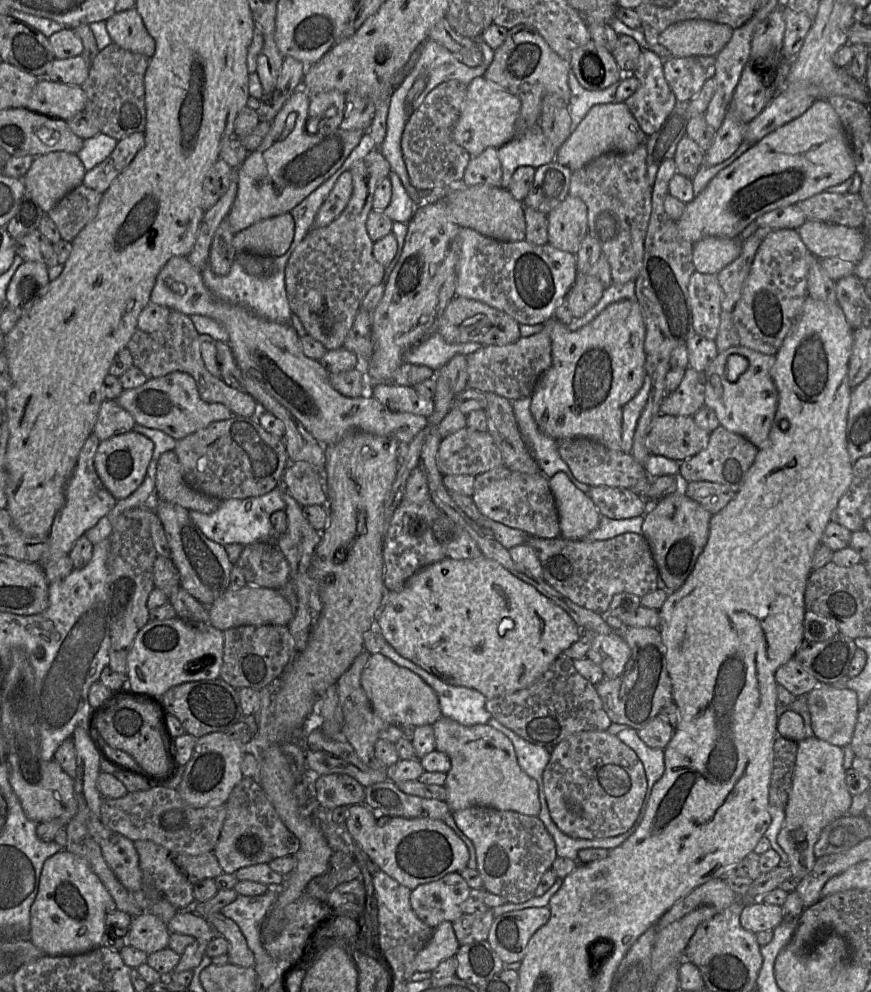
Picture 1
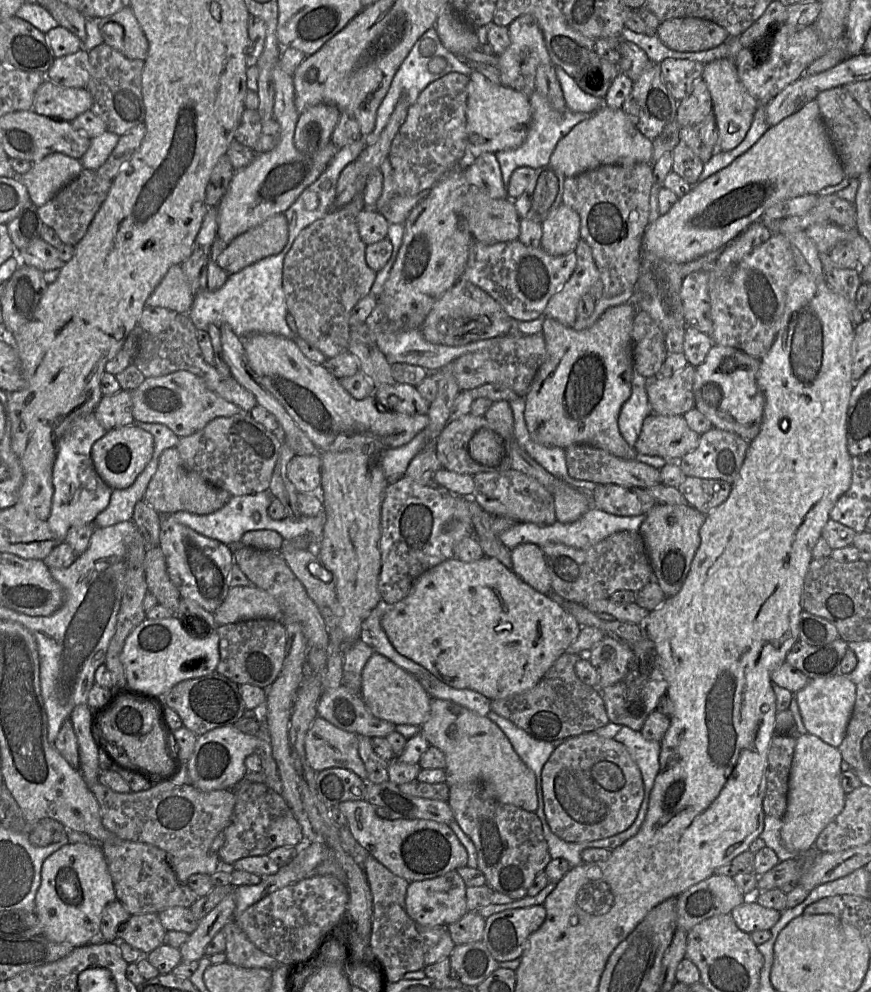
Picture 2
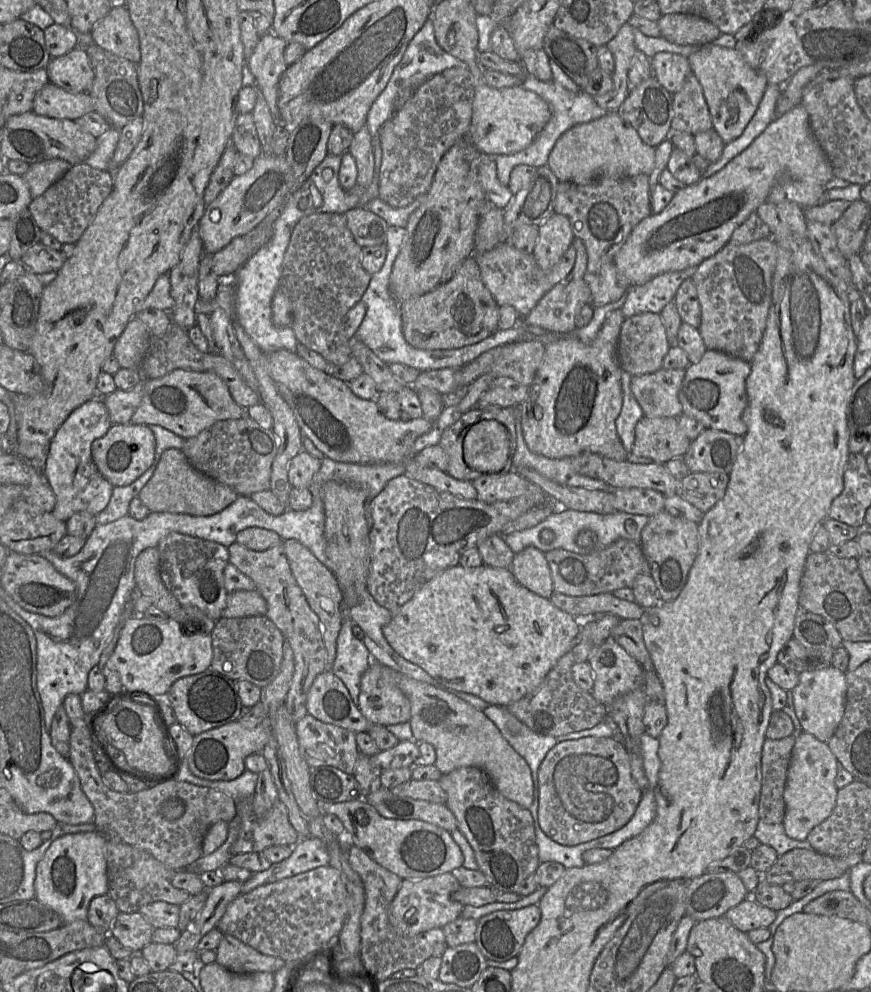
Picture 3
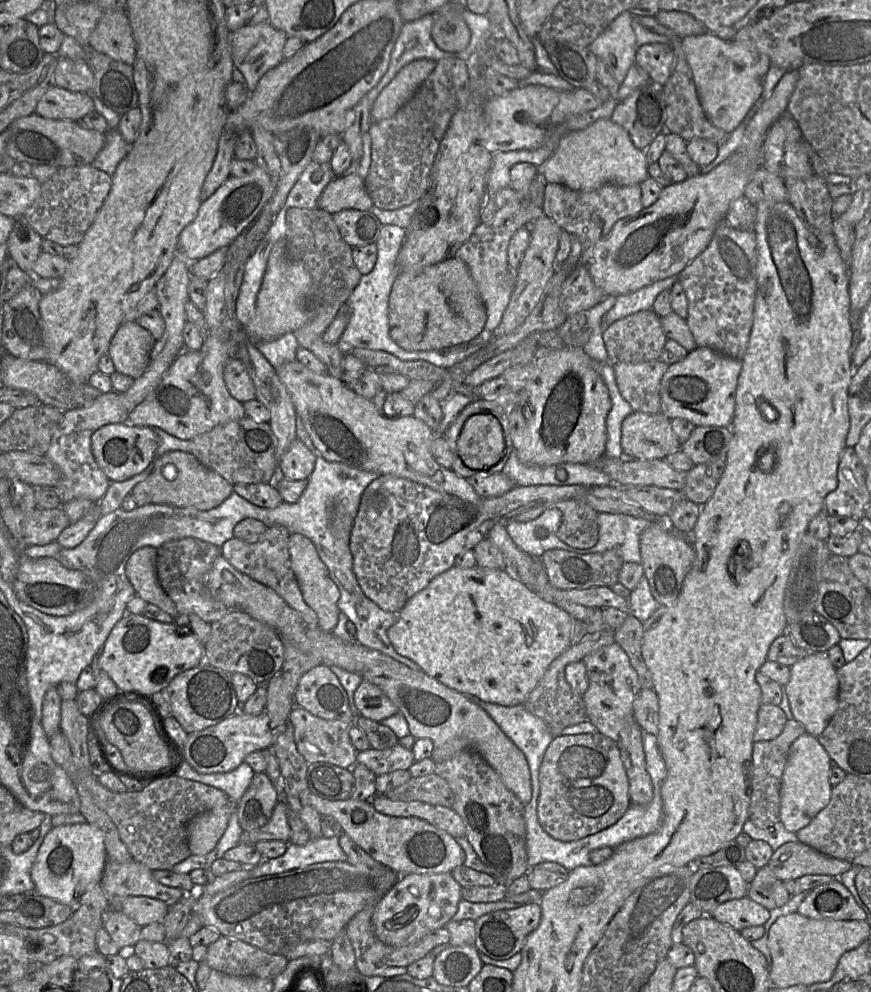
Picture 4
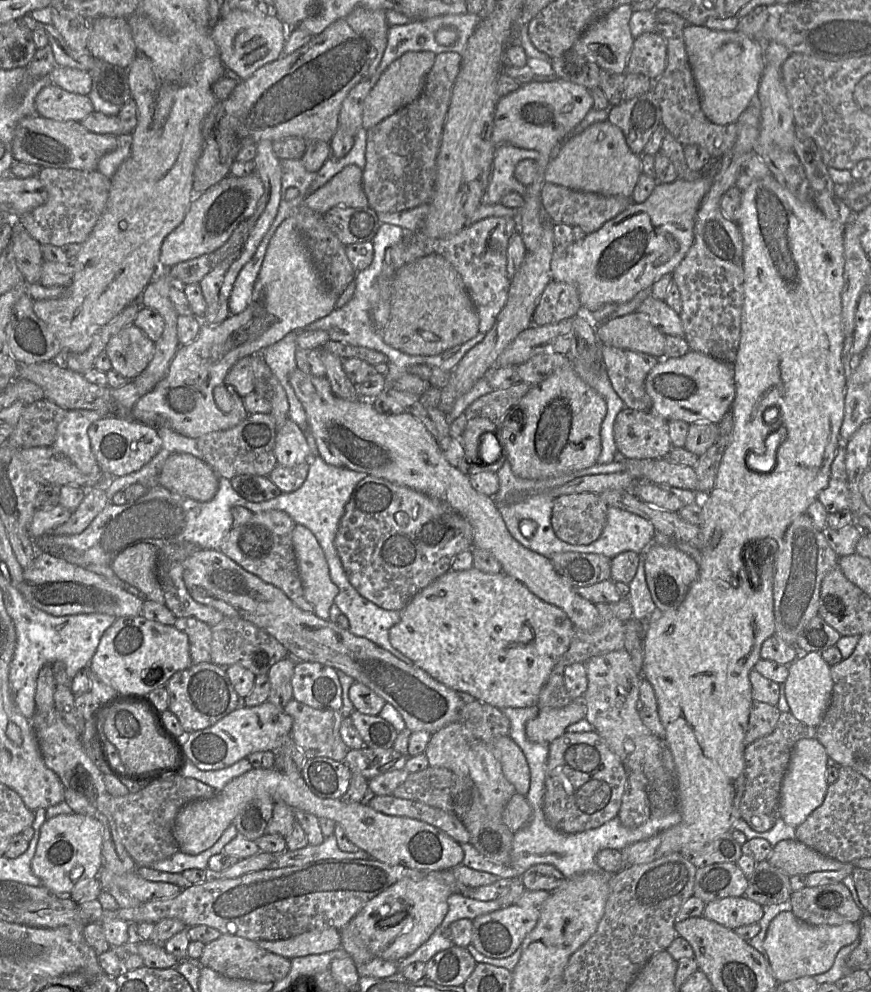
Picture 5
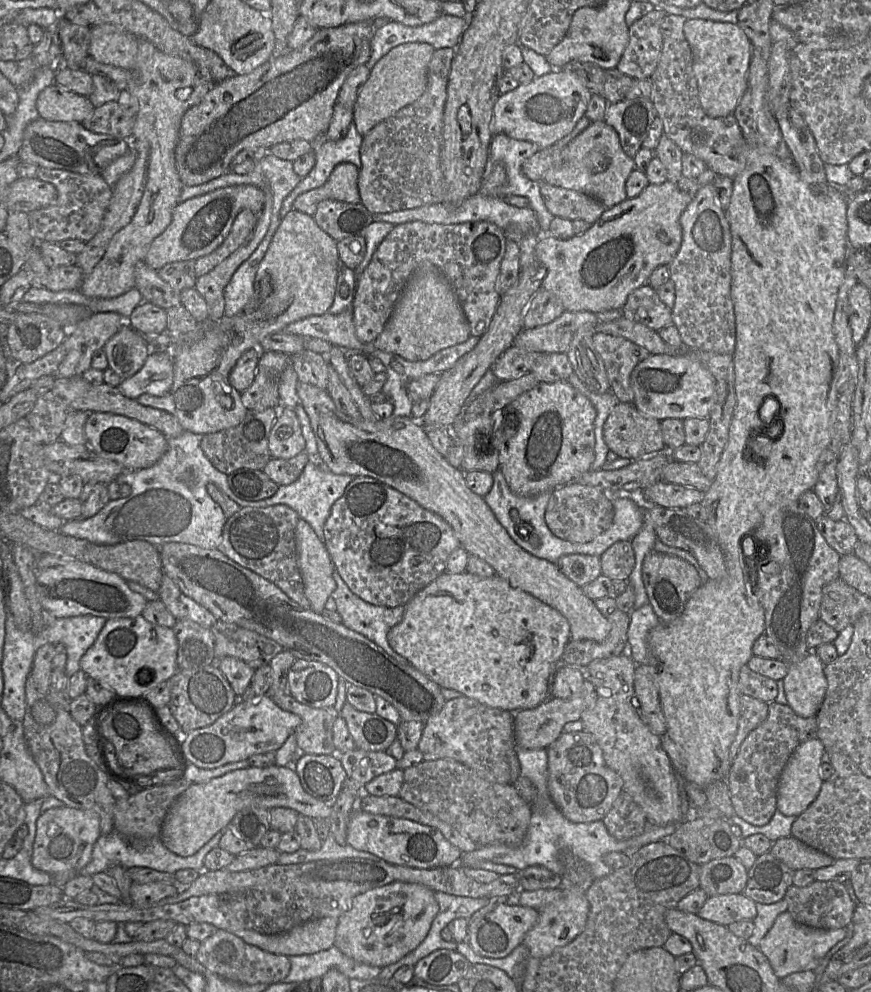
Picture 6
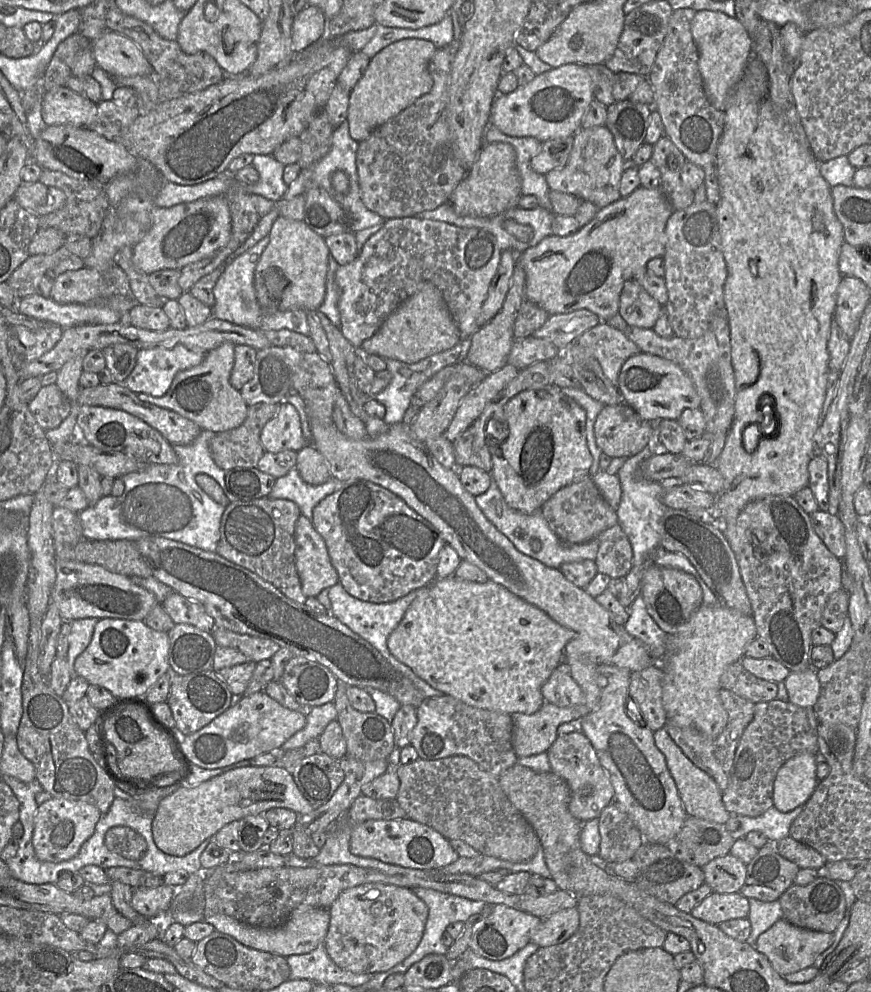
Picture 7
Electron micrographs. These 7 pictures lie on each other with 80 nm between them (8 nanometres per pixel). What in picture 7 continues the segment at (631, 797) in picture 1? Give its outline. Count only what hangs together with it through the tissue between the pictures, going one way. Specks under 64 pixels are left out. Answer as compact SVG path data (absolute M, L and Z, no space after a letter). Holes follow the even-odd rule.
M580 730L558 735L546 753L548 754L551 771L563 778L570 788L570 813L582 822L598 818L602 810L614 801L614 788L606 770L601 766L597 753L589 739Z

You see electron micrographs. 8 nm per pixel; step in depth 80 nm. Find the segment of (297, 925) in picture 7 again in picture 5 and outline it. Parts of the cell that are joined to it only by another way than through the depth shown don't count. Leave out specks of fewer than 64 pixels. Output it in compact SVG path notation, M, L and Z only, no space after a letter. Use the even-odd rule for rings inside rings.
M334 927L316 928L287 939L256 943L265 950L292 959L311 954L322 954L341 947L340 930Z

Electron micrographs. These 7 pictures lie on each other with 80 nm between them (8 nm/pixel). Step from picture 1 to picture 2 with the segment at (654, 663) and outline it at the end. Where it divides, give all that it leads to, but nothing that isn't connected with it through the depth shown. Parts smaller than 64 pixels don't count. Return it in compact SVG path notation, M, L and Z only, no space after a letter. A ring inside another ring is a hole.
M644 634L631 649L633 657L626 676L617 683L601 689L600 694L611 722L640 731L648 715L656 709L659 699L667 693L667 682L652 640Z

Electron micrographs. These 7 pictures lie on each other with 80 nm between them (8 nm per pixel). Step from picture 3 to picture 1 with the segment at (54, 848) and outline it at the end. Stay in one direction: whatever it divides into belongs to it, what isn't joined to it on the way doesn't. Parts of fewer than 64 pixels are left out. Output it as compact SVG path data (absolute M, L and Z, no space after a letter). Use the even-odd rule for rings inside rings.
M63 849L44 862L39 890L30 911L30 940L47 956L88 952L105 945L105 919L116 909L115 901L89 864Z

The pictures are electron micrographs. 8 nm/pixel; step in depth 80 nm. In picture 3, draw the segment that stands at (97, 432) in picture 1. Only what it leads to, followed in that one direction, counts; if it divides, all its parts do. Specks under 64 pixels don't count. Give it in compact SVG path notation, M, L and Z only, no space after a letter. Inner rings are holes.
M143 379L130 390L115 390L113 393L103 397L108 409L112 424L130 424L137 408L142 402L145 384Z

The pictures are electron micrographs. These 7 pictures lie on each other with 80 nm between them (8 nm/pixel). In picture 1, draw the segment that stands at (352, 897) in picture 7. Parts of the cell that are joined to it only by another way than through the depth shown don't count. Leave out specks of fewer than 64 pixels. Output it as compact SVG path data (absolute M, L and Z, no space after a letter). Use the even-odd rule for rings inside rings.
M452 872L411 890L410 905L418 918L434 929L443 921L454 922L463 915L461 905L470 890L465 879Z

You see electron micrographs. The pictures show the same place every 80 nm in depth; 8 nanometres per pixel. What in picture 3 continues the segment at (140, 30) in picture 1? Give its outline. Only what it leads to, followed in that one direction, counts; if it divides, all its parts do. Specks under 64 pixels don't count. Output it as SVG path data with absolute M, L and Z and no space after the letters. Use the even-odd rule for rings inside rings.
M126 6L112 7L90 32L91 44L138 64L141 59L138 32Z

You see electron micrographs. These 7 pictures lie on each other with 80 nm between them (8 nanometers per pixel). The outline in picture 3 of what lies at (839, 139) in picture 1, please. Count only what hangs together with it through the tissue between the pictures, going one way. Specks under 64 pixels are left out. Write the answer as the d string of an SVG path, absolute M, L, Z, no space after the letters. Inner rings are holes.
M801 105L776 117L746 150L723 169L681 189L662 212L652 213L639 222L614 258L618 271L631 287L642 285L663 273L699 266L720 251L735 229L767 201L780 175L818 181L824 186L835 177L812 132L808 112Z

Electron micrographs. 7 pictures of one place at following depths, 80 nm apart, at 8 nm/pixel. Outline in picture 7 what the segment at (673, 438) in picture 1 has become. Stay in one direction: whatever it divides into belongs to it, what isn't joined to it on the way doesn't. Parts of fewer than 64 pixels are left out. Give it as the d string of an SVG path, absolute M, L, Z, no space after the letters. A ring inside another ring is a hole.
M624 402L605 405L595 420L594 432L602 453L611 458L628 458L646 447L653 424Z

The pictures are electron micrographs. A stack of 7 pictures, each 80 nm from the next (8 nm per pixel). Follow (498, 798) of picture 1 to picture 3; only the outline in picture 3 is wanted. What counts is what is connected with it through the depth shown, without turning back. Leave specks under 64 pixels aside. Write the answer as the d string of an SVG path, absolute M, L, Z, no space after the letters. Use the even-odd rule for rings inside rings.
M395 670L394 672L395 685L410 701L409 722L413 740L429 743L435 748L434 765L439 771L444 775L460 767L478 767L487 773L504 797L526 809L530 808L534 793L531 769L485 713L448 689L412 679Z

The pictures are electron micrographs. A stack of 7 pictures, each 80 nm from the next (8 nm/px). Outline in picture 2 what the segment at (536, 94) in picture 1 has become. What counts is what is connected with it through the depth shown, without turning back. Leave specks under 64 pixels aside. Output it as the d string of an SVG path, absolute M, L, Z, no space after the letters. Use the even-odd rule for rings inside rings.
M525 14L516 18L509 26L510 45L499 56L497 68L500 71L501 84L530 97L536 91L536 70L540 65L552 64L545 45L543 32L538 21L532 15Z

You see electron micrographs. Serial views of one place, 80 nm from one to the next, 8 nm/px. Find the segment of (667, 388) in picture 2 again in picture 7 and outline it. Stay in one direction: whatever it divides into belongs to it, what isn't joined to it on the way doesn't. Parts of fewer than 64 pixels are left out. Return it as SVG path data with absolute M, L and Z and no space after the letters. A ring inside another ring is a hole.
M600 322L578 336L574 343L585 348L598 360L605 376L617 387L623 364L631 356L641 352L639 347L621 330Z

